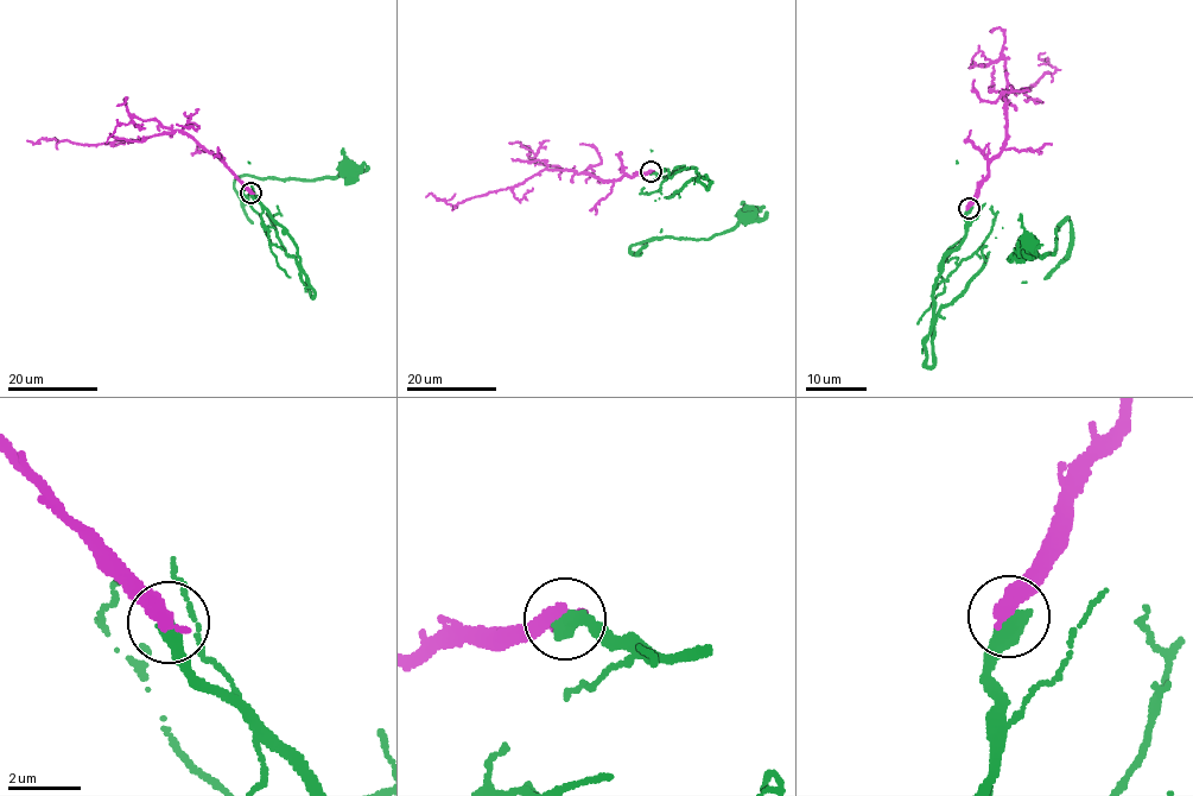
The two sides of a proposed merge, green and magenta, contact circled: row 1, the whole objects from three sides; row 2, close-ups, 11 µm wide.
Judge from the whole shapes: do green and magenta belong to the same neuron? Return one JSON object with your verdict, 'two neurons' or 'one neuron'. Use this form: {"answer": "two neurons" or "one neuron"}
{"answer": "two neurons"}

